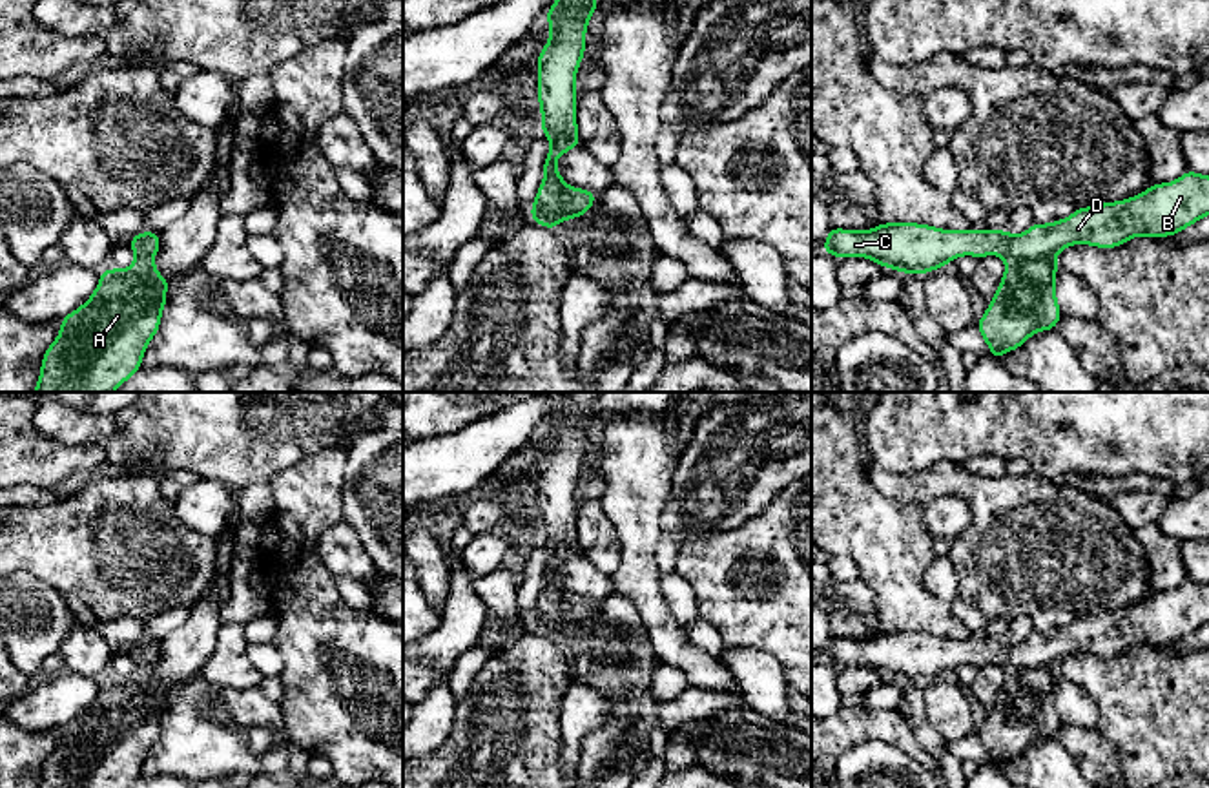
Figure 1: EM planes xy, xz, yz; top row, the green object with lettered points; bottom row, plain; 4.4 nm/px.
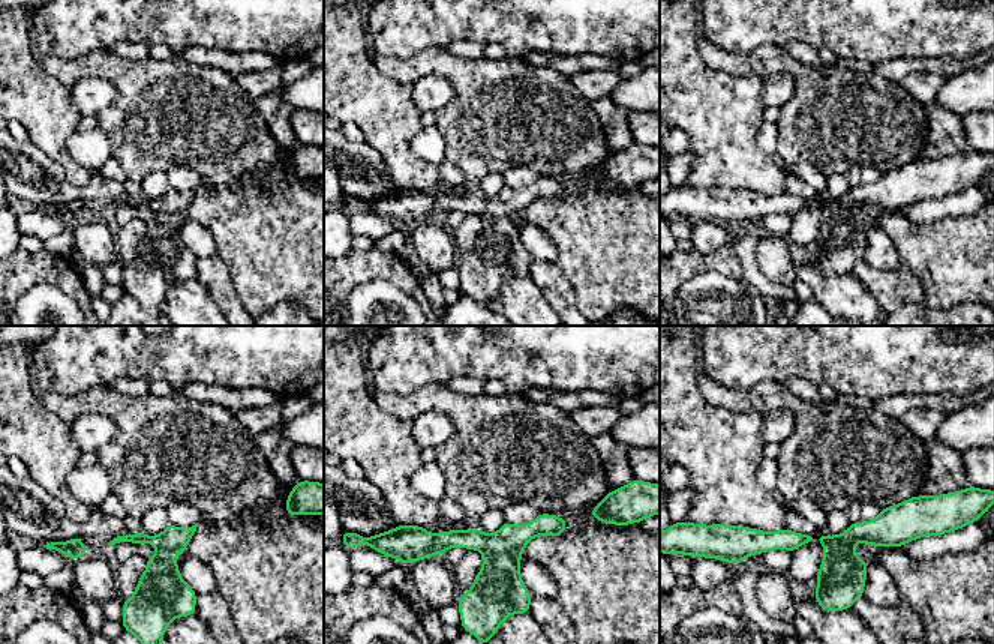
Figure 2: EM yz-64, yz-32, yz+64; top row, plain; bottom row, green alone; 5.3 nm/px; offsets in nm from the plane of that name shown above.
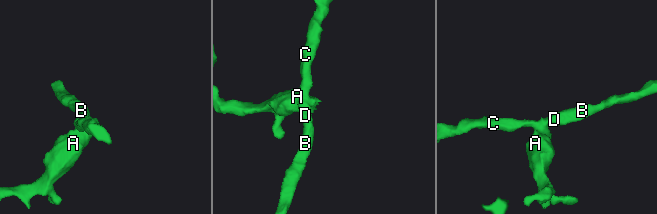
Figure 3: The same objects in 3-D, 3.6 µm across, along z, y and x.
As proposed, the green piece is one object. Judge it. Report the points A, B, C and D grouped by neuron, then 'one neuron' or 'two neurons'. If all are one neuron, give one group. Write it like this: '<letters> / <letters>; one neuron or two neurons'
A / B C D; two neurons

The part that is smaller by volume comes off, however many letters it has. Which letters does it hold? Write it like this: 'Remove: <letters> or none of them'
Remove: A

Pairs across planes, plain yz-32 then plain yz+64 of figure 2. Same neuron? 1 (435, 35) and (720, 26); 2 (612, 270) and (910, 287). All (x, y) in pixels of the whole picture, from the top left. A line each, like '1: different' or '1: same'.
1: same
2: different

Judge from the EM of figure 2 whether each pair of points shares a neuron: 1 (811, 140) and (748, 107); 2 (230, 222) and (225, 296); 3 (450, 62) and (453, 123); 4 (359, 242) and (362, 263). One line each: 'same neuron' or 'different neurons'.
1: different neurons
2: different neurons
3: same neuron
4: different neurons

